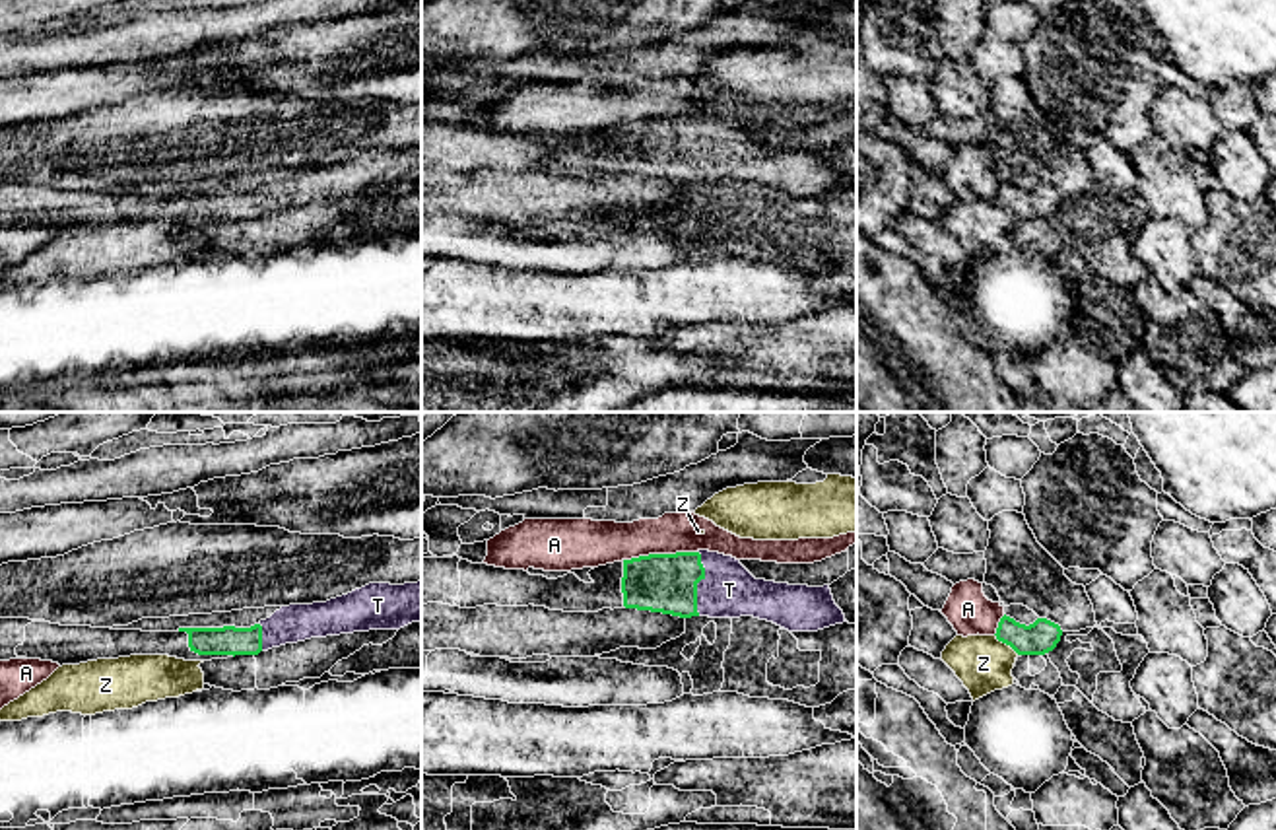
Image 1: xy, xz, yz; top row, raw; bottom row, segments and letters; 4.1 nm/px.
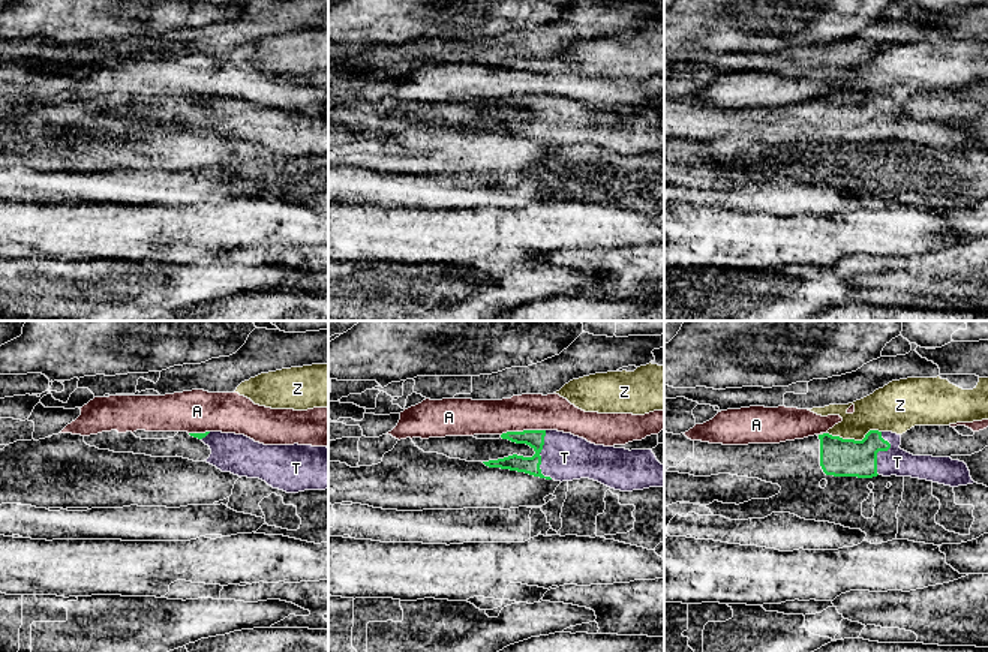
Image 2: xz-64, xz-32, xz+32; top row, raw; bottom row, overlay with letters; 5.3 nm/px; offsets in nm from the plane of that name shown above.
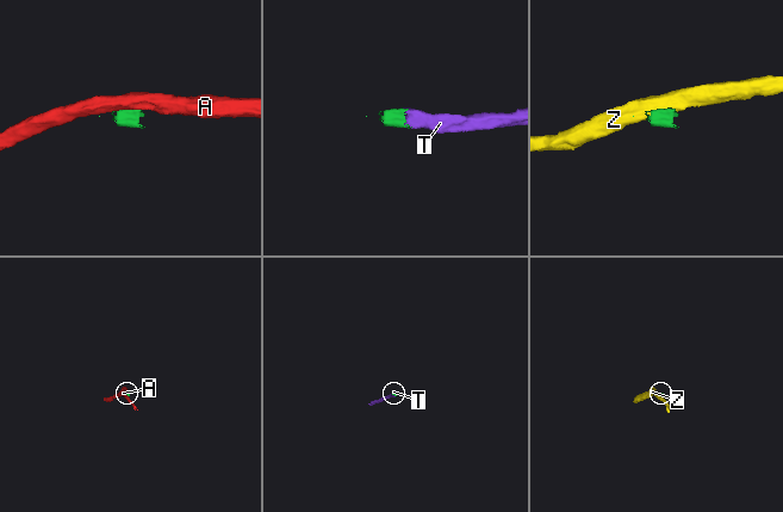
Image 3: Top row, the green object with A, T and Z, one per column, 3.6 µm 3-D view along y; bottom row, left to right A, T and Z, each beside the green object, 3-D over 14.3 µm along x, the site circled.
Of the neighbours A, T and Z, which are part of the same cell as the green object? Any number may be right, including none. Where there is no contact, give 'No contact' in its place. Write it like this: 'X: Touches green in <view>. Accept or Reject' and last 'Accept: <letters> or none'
A: Touches green in xz. Reject
T: Touches green in xz. Accept
Z: Touches green in yz. Reject
Accept: T

